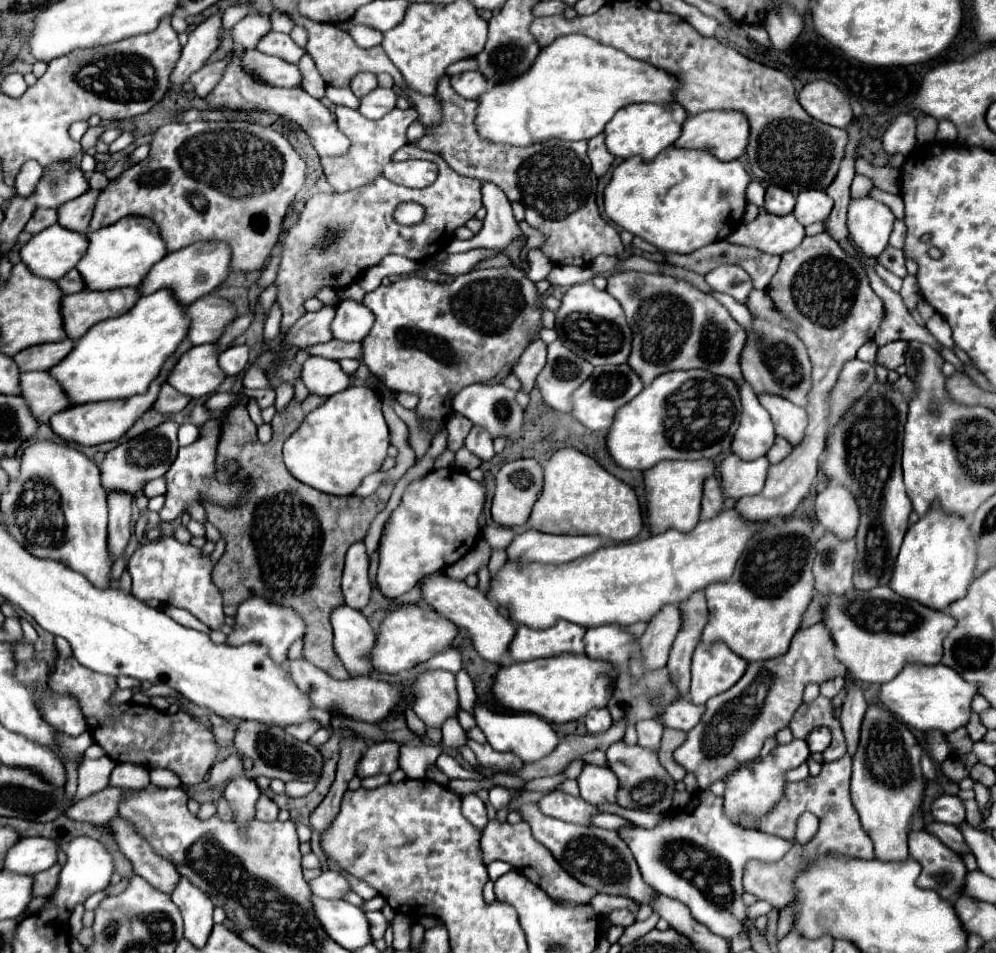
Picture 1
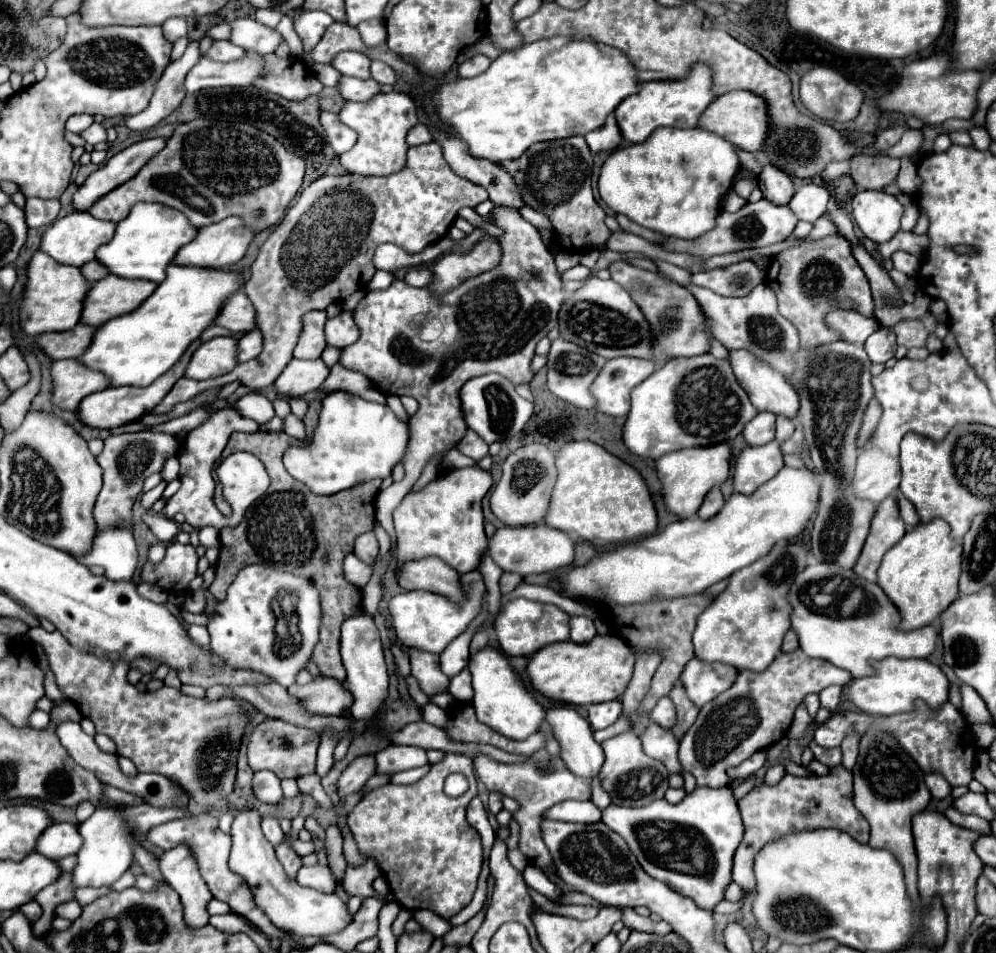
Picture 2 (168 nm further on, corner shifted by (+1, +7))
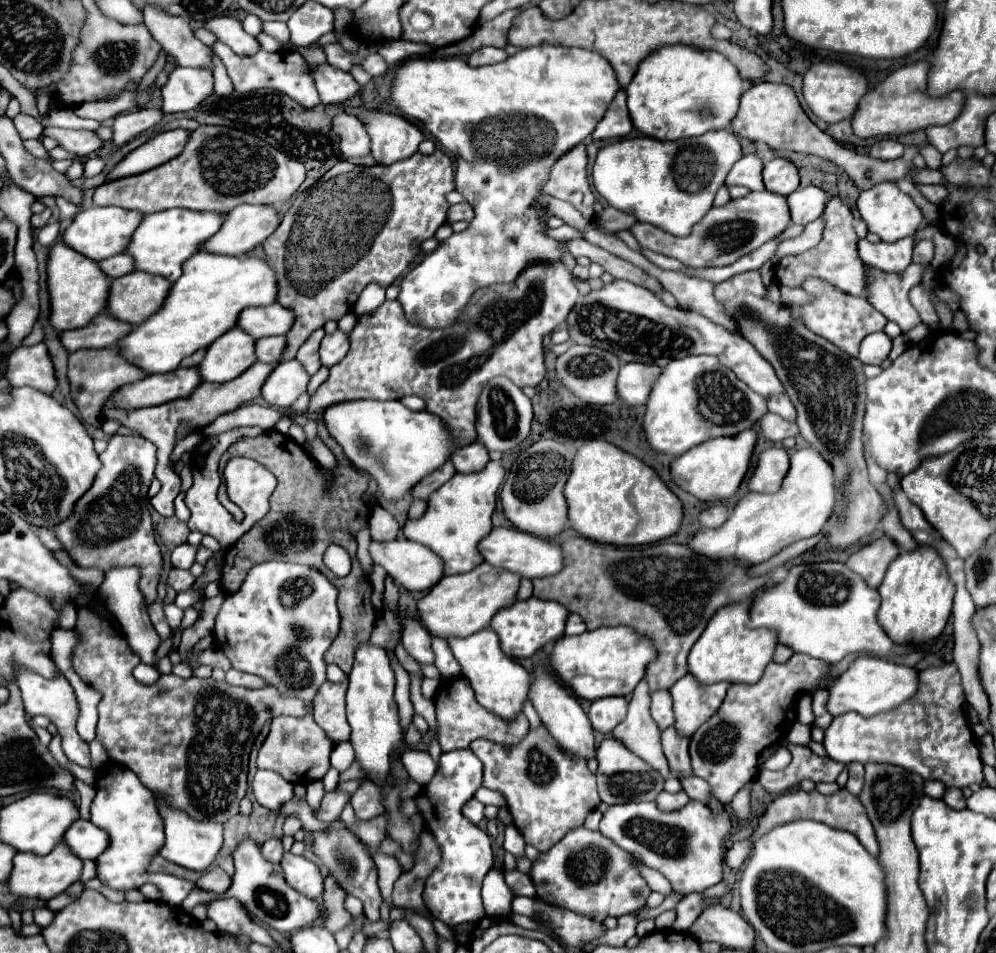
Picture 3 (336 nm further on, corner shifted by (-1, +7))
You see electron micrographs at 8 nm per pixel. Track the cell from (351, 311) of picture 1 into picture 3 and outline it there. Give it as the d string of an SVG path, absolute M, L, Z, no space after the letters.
M338 329L332 335L326 335L322 339L322 345L320 345L320 361L322 361L322 365L326 365L326 367L336 365L348 353L348 347L350 347L348 333Z

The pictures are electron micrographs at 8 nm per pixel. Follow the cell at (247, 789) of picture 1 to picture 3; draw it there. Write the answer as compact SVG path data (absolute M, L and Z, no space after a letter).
M244 837L238 847L234 849L234 877L232 887L226 891L228 897L238 899L248 913L270 925L272 929L280 933L294 933L298 929L304 929L312 925L314 921L322 919L322 907L316 903L316 899L310 899L302 895L300 891L292 889L282 875L280 863L274 863L262 855L260 845L252 837Z

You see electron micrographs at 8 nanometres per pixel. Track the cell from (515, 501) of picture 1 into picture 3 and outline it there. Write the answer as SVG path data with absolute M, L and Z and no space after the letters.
M540 439L522 451L512 463L508 477L500 491L504 515L520 529L532 535L552 539L566 525L566 499L562 487L570 475L570 461L574 451L552 439Z

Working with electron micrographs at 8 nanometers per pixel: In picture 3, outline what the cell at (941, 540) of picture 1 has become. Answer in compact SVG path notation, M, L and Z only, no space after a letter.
M918 545L914 551L902 551L886 571L884 581L878 587L882 605L878 611L878 623L884 627L894 643L920 645L942 633L950 611L956 585L952 583L944 559L932 545Z

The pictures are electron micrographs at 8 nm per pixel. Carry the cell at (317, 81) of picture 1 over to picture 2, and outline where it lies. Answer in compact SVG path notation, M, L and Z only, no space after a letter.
M302 9L294 17L294 31L302 39L304 51L314 49L316 43L322 39L326 27L332 25L332 23L334 23L334 19L330 15L326 15L324 11L308 11L308 9Z

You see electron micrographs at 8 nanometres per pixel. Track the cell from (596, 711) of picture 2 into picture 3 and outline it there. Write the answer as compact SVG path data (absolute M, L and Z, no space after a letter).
M604 697L592 703L588 711L588 719L594 731L610 735L612 729L624 719L626 709L628 709L628 703L624 697Z

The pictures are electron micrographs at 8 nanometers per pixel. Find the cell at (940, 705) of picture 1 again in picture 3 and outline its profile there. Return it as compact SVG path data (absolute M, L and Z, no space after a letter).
M858 657L830 687L830 699L828 699L828 711L836 717L848 711L856 711L864 717L878 715L882 711L896 709L904 701L912 699L918 691L918 669L890 663L876 657Z

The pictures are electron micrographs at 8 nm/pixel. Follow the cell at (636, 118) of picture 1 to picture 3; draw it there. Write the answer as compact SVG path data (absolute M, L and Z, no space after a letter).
M668 45L640 63L636 77L624 91L628 95L632 125L642 135L676 141L698 137L712 129L726 129L738 111L744 83L724 55L684 45Z

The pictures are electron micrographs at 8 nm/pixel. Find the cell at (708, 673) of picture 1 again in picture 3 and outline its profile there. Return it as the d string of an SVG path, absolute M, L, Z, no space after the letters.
M684 675L678 679L676 685L670 687L670 695L674 699L674 715L676 715L676 729L690 737L704 719L710 719L720 703L726 697L726 689L730 687L728 681L720 681L714 685L700 685L694 675Z

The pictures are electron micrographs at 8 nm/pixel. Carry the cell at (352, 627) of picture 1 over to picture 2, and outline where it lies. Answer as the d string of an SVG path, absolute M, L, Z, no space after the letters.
M360 613L352 619L346 619L342 625L342 663L346 667L346 687L354 695L352 717L374 721L382 703L388 697L388 671L382 653L380 633L374 625L374 619L368 613Z

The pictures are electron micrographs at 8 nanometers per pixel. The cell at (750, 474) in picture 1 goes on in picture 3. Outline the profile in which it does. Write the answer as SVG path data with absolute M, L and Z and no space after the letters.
M770 447L758 455L748 489L756 493L776 493L788 471L788 451L782 447Z

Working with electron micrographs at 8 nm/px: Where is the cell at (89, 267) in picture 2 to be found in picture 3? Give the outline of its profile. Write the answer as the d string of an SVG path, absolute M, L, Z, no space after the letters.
M124 253L114 255L114 257L108 257L108 259L100 261L98 265L100 265L100 269L102 269L110 279L116 279L116 277L120 277L120 275L126 275L126 273L130 273L130 271L134 269L132 257L130 257L130 255L124 255Z

